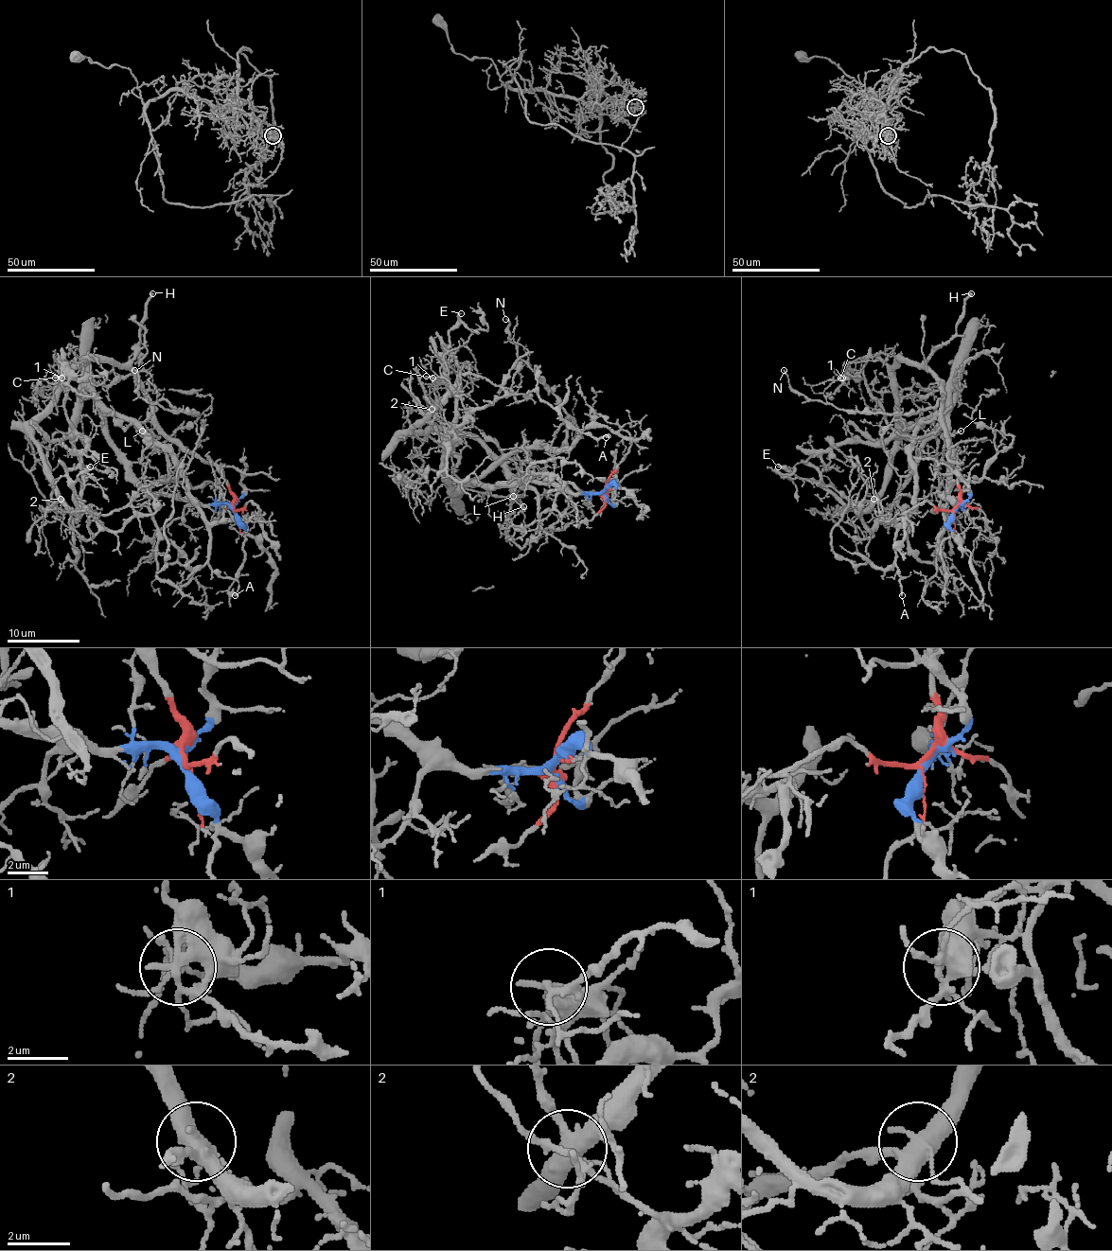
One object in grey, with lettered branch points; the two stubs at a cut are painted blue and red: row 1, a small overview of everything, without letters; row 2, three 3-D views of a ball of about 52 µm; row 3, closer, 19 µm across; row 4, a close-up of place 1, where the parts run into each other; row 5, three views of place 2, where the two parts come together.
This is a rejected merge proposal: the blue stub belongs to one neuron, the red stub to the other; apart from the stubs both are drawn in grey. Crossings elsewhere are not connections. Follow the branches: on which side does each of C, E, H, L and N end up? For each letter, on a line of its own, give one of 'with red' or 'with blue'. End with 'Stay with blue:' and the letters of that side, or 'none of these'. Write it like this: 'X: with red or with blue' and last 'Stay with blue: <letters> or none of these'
C: with blue
E: with red
H: with red
L: with blue
N: with red
Stay with blue: C, L

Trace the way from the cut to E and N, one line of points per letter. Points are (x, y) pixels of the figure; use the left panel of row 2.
E: (235, 508), (223, 476), (105, 361), (65, 374), (34, 427), (70, 508), (91, 466)
N: (235, 508), (223, 476), (187, 453), (154, 415), (156, 403), (166, 399), (198, 414), (145, 401), (134, 370)

